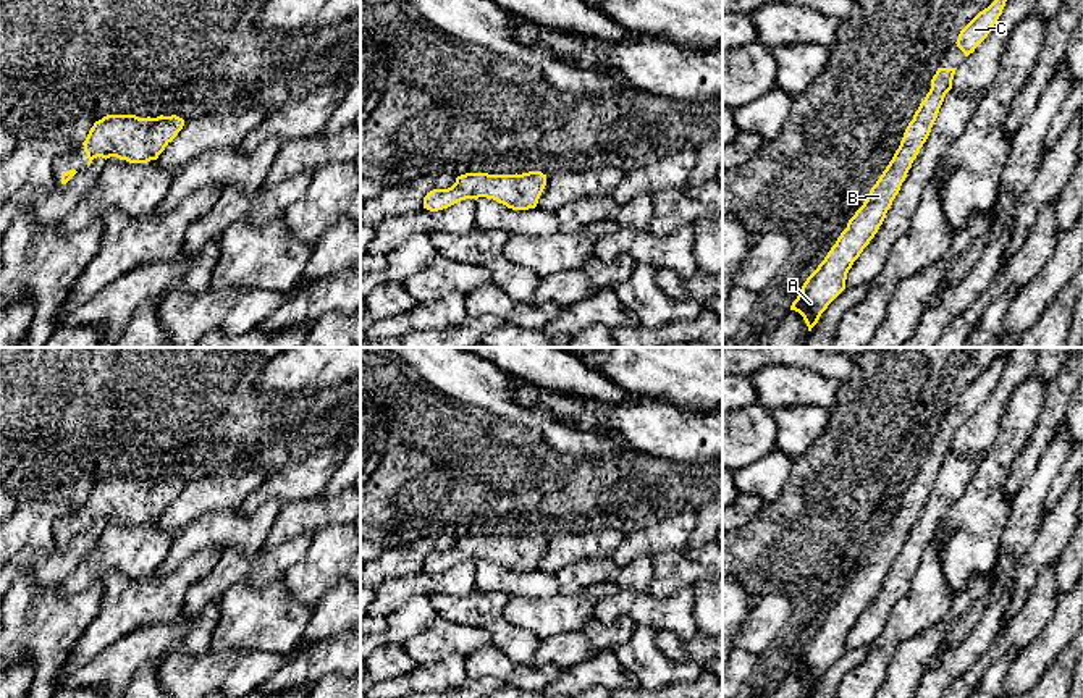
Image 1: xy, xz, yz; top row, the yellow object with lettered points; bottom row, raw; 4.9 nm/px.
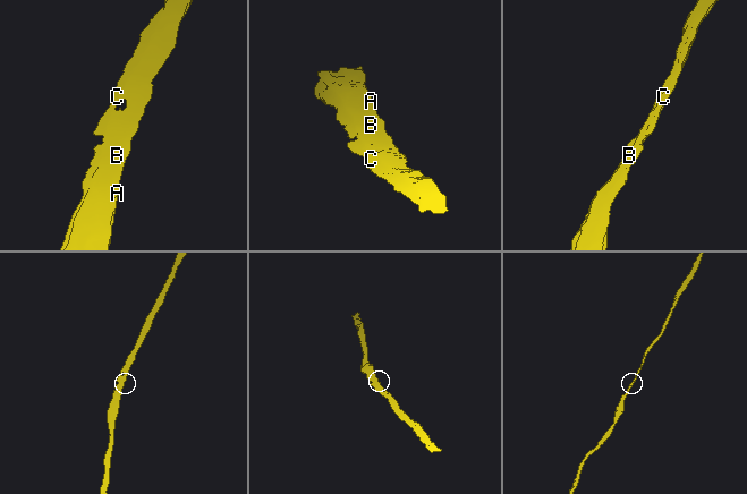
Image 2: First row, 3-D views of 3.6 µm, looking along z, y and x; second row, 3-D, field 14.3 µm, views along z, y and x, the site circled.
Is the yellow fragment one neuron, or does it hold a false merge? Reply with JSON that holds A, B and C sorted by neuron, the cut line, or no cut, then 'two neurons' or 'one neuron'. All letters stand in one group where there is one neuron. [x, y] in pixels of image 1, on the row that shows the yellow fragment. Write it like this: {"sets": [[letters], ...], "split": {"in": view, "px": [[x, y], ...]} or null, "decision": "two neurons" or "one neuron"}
{"sets": [["A", "B", "C"]], "split": null, "decision": "one neuron"}

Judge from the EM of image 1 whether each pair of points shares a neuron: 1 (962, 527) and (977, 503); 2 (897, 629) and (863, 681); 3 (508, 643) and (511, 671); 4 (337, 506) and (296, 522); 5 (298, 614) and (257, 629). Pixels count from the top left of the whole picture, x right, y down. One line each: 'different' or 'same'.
1: same
2: same
3: different
4: same
5: same

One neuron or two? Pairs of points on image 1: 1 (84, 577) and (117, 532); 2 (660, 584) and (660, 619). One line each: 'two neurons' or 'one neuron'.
1: one neuron
2: two neurons

